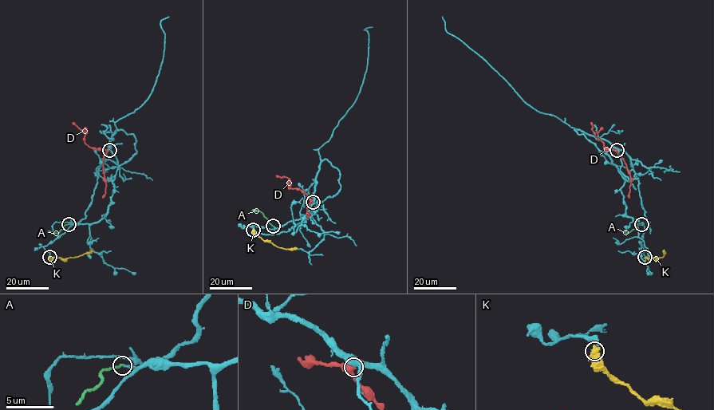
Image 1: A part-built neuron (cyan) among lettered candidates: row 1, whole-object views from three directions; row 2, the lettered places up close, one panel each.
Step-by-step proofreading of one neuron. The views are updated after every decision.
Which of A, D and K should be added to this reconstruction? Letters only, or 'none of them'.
none of them

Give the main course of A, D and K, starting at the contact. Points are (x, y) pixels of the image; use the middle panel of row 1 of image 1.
A: (273, 226), (260, 211), (251, 210)
D: (313, 202), (301, 190), (289, 187), (289, 179), (276, 175)
K: (253, 230), (264, 241), (276, 246), (297, 249)

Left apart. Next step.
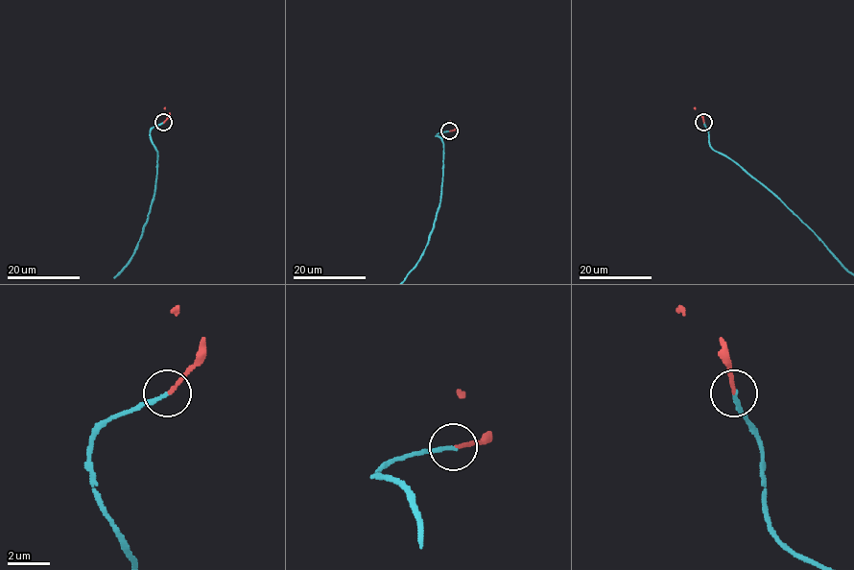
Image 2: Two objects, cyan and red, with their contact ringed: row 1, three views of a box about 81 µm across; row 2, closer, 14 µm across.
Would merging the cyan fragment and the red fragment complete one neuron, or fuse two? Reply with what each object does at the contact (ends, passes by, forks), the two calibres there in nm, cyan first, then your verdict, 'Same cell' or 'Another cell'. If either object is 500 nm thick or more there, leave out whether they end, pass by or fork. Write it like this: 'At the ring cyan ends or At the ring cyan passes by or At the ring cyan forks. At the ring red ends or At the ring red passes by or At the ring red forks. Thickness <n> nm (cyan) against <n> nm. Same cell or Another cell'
At the ring cyan ends. At the ring red ends. Thickness 200 nm (cyan) against 180 nm. Same cell

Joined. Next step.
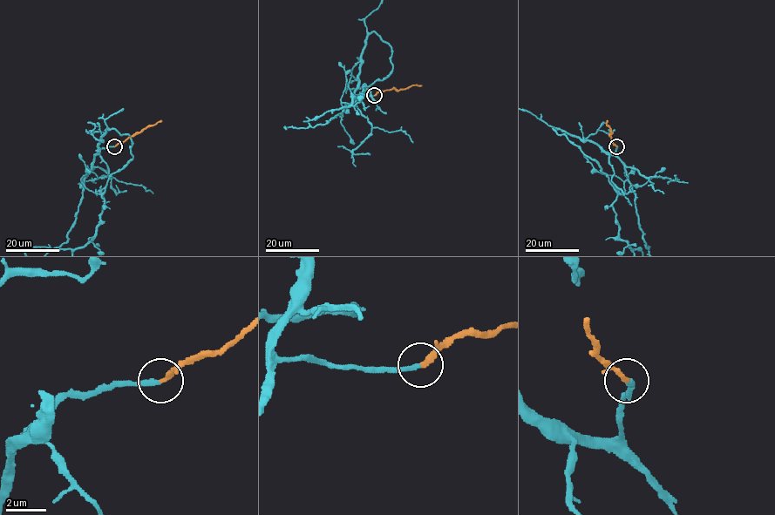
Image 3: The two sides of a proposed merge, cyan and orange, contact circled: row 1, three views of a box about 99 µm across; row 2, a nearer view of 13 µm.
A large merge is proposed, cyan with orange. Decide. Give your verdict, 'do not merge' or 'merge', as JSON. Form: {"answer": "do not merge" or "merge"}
{"answer": "merge"}

